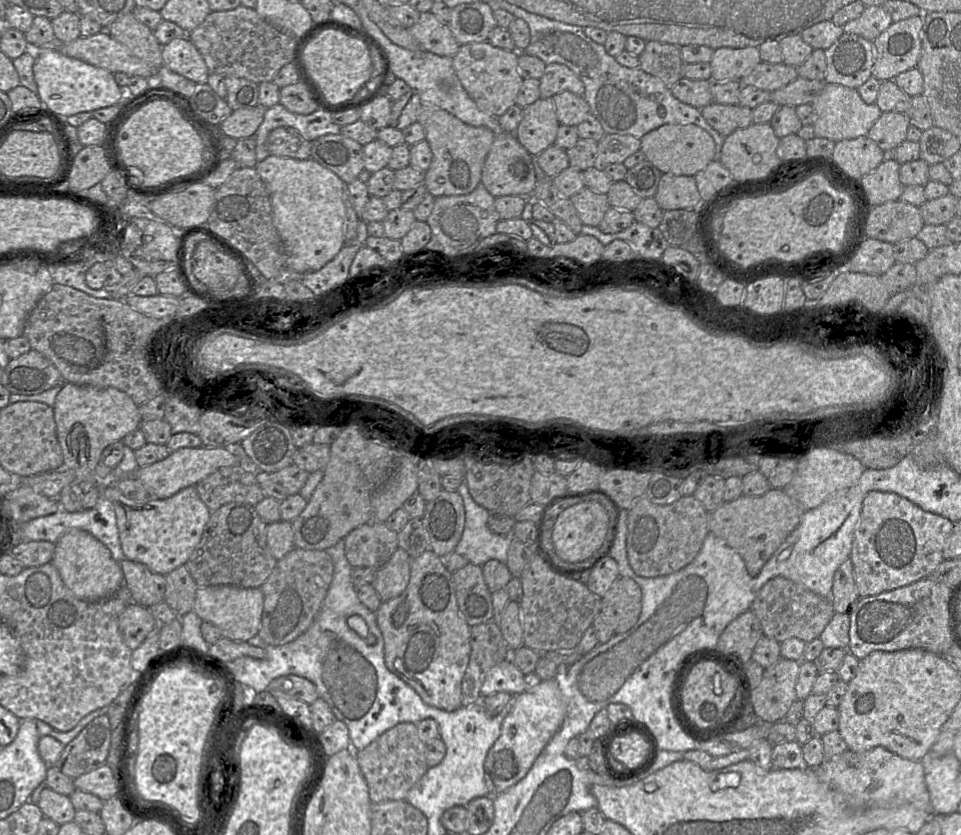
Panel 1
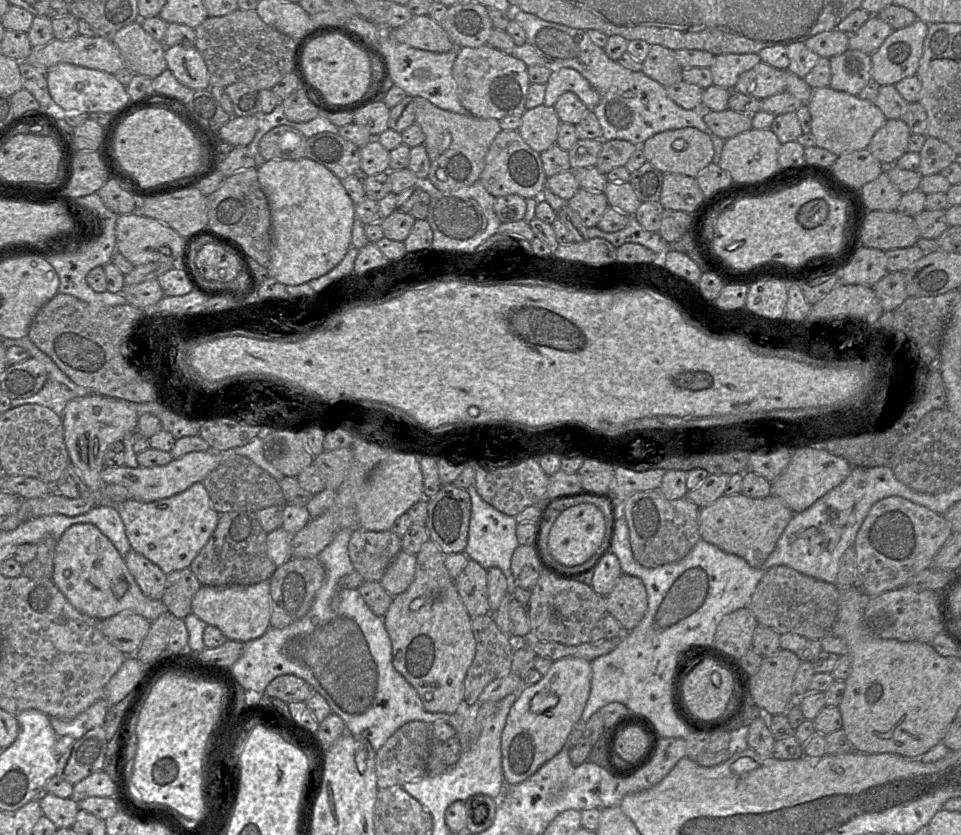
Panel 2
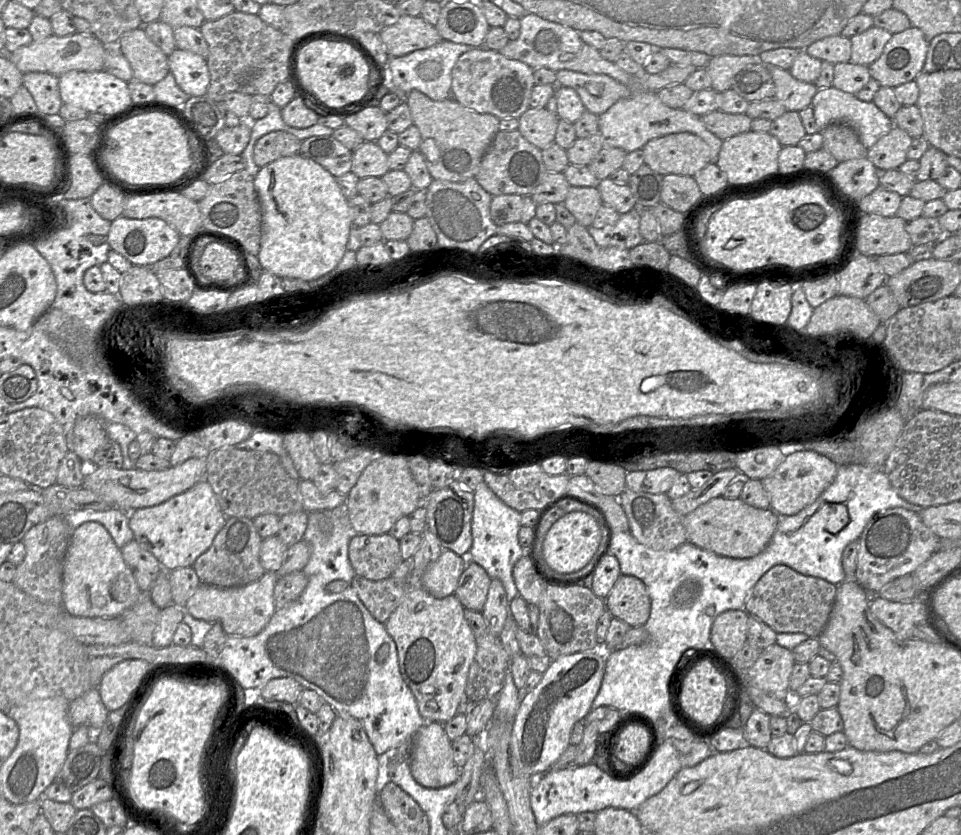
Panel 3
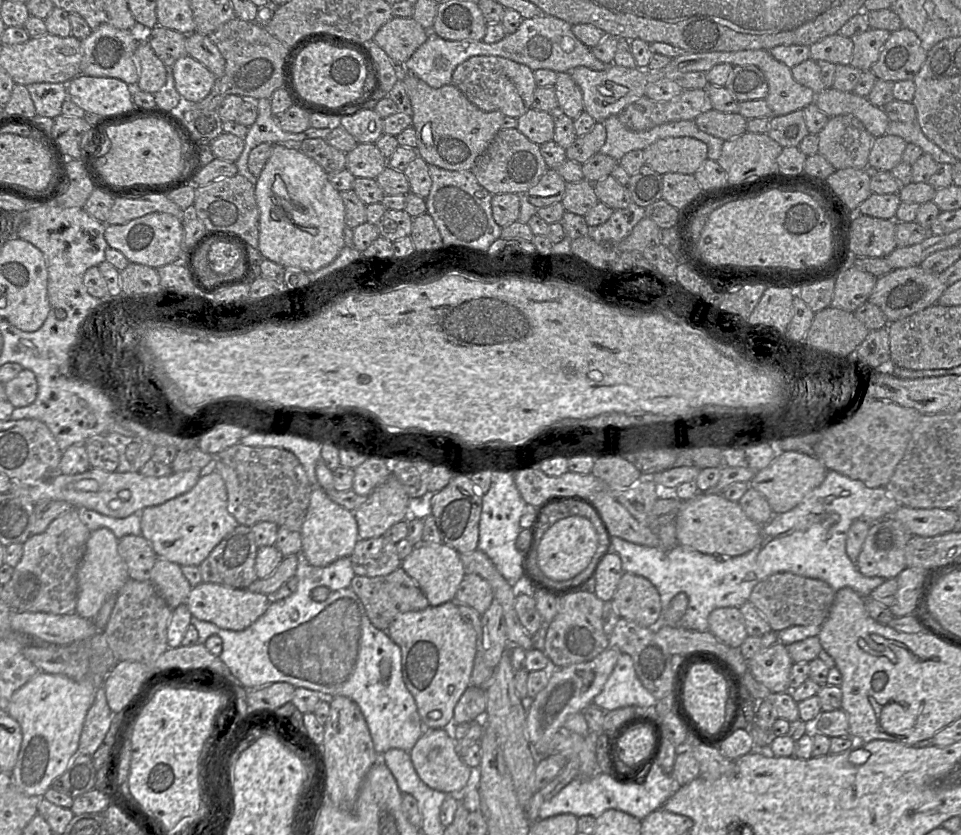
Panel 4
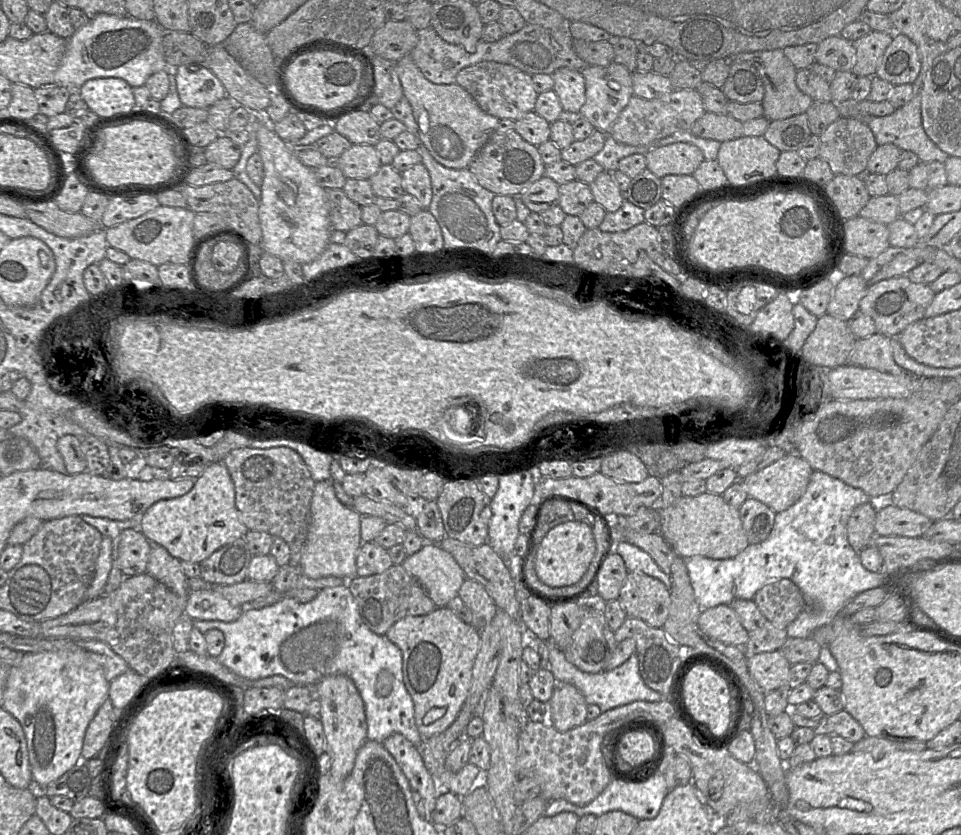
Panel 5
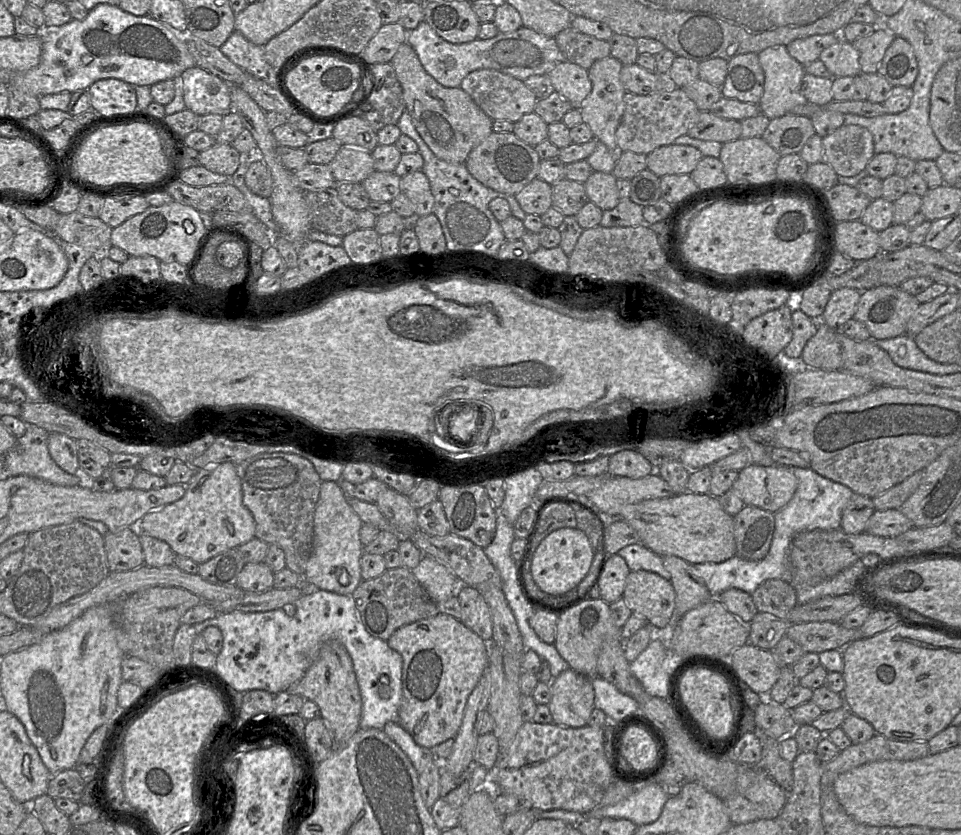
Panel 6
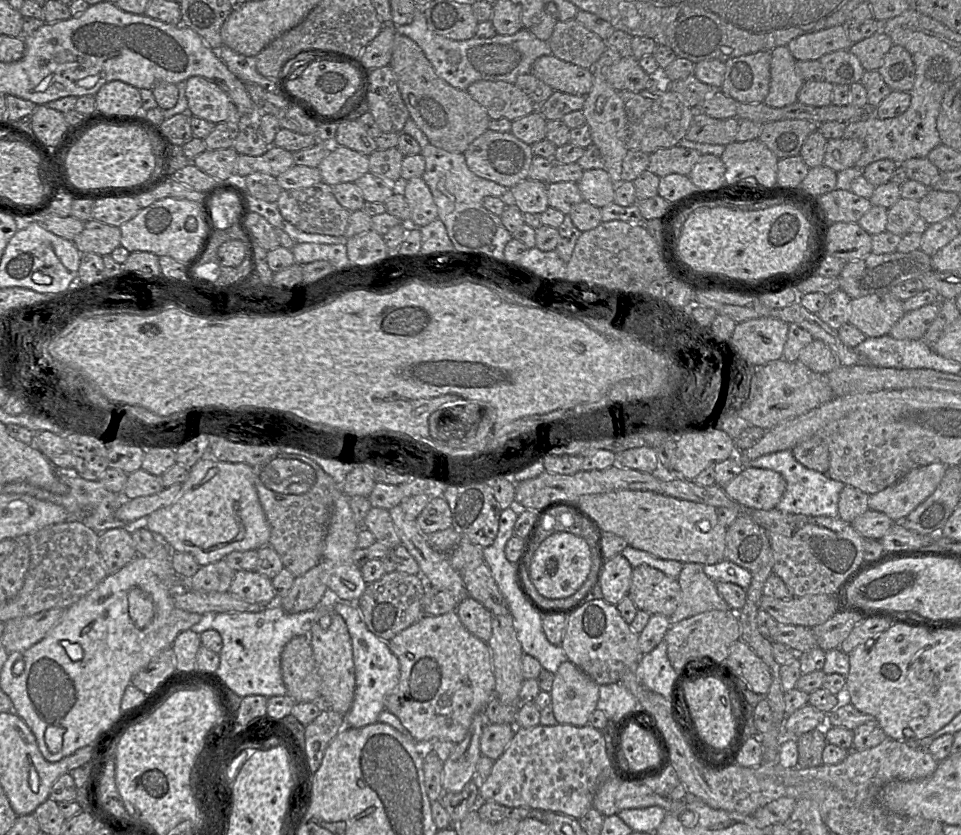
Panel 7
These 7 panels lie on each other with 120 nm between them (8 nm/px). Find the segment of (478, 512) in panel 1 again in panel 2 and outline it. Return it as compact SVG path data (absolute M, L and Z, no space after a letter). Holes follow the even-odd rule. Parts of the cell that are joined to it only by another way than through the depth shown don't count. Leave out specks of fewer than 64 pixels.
M470 485L466 490L471 498L471 515L468 543L463 553L485 569L499 568L507 579L507 593L513 594L517 586L511 569L511 559L513 552L520 545L516 536L518 523L515 517L506 515L486 503L478 494L475 485Z

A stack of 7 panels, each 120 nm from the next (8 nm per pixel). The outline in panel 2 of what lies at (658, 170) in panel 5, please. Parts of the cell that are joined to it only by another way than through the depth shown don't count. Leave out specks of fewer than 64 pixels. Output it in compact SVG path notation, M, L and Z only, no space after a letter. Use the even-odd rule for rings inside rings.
M692 127L657 133L645 140L641 149L646 161L662 173L678 173L690 177L696 177L712 162L714 156L714 147L710 137Z

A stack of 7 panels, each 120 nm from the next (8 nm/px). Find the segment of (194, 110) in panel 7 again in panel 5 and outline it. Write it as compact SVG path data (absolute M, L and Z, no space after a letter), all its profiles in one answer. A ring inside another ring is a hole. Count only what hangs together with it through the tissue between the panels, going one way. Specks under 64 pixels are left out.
M182 64L174 69L174 74L183 106L209 108L227 96L221 81L205 64Z

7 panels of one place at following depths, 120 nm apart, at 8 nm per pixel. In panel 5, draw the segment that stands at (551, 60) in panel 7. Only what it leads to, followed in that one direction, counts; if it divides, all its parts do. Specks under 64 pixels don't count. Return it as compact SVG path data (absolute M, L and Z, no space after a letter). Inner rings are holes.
M558 68L552 74L553 91L557 94L564 111L579 114L585 102L585 81L580 71Z

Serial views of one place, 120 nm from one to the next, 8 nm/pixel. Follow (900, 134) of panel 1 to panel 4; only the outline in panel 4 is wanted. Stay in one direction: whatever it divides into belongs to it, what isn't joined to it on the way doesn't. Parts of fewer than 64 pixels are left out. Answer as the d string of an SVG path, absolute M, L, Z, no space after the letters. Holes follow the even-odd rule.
M884 134L875 137L869 153L873 171L890 171L902 161L907 142L899 136Z

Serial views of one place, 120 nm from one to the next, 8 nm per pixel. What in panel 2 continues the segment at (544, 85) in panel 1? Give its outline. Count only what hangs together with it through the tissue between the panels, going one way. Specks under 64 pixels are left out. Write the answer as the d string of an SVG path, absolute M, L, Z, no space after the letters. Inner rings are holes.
M562 68L553 71L546 82L544 105L554 106L565 92L573 92L589 109L599 103L599 94L578 71Z

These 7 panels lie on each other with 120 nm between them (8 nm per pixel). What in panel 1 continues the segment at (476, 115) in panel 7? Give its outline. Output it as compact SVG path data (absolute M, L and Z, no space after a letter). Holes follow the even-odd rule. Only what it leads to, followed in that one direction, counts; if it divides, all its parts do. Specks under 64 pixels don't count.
M422 102L417 121L425 130L425 140L432 152L423 182L428 193L434 197L471 193L481 181L482 167L495 138L493 131L466 124L448 111Z

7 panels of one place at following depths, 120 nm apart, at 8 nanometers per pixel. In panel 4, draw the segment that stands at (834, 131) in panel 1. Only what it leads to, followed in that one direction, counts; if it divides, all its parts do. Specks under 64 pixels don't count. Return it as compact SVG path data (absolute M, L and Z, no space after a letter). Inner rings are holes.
M831 87L817 93L814 104L827 117L849 115L857 118L873 137L886 134L887 115L882 107L873 105L866 97Z

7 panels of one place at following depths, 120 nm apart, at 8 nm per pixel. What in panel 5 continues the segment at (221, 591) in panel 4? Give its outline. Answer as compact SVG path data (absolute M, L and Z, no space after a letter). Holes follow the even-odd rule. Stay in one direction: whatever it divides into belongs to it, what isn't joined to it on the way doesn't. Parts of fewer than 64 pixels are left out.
M214 590L190 591L185 614L192 620L234 622L240 618L243 608L232 605Z

